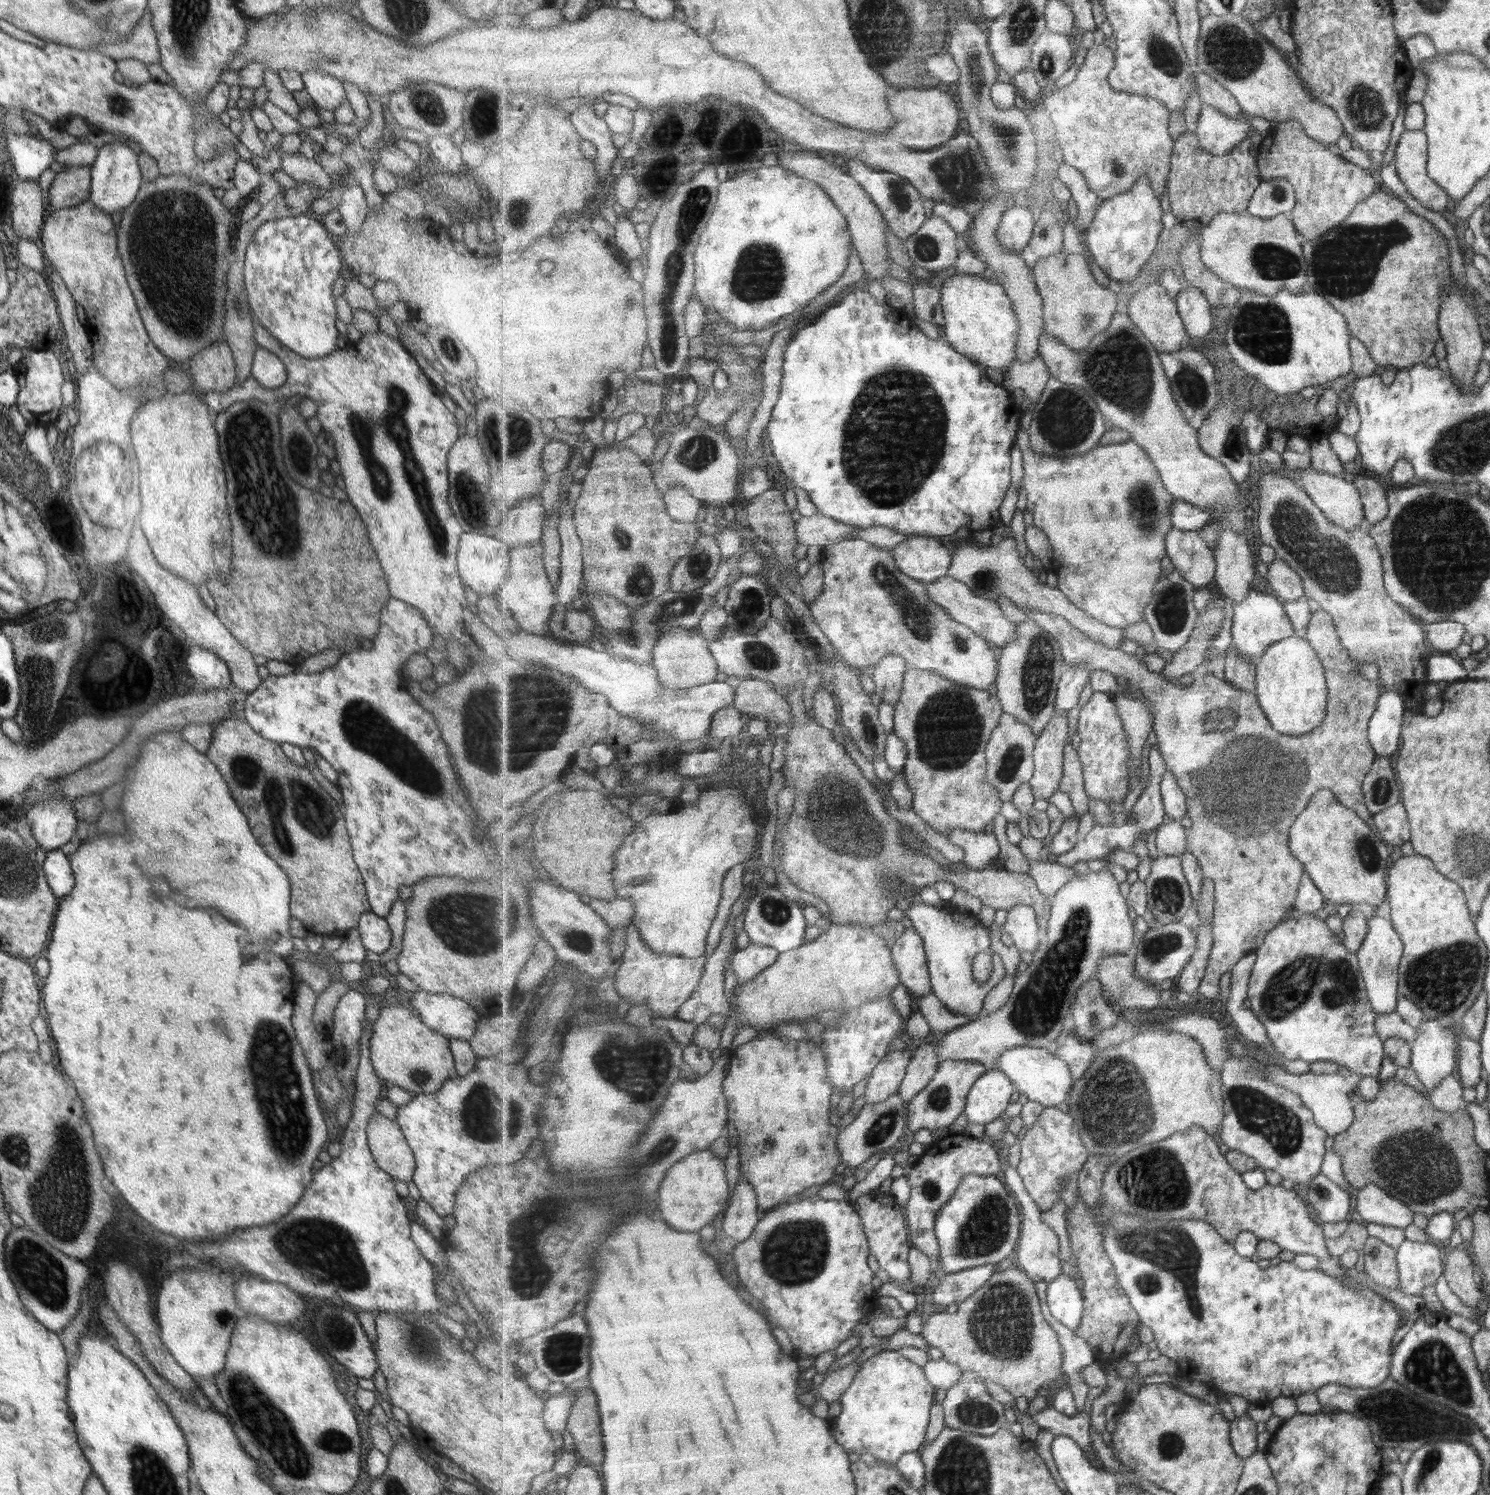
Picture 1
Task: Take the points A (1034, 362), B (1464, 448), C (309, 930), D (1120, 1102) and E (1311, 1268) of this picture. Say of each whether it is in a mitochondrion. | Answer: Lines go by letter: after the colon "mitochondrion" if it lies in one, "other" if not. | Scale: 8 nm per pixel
A: other
B: mitochondrion
C: other
D: mitochondrion
E: other

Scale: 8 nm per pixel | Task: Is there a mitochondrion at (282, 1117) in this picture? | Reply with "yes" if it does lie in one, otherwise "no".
yes

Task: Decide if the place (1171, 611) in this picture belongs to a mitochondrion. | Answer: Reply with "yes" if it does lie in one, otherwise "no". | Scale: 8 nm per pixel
yes

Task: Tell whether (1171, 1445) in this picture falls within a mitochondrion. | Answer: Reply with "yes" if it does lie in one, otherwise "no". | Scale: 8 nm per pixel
yes

